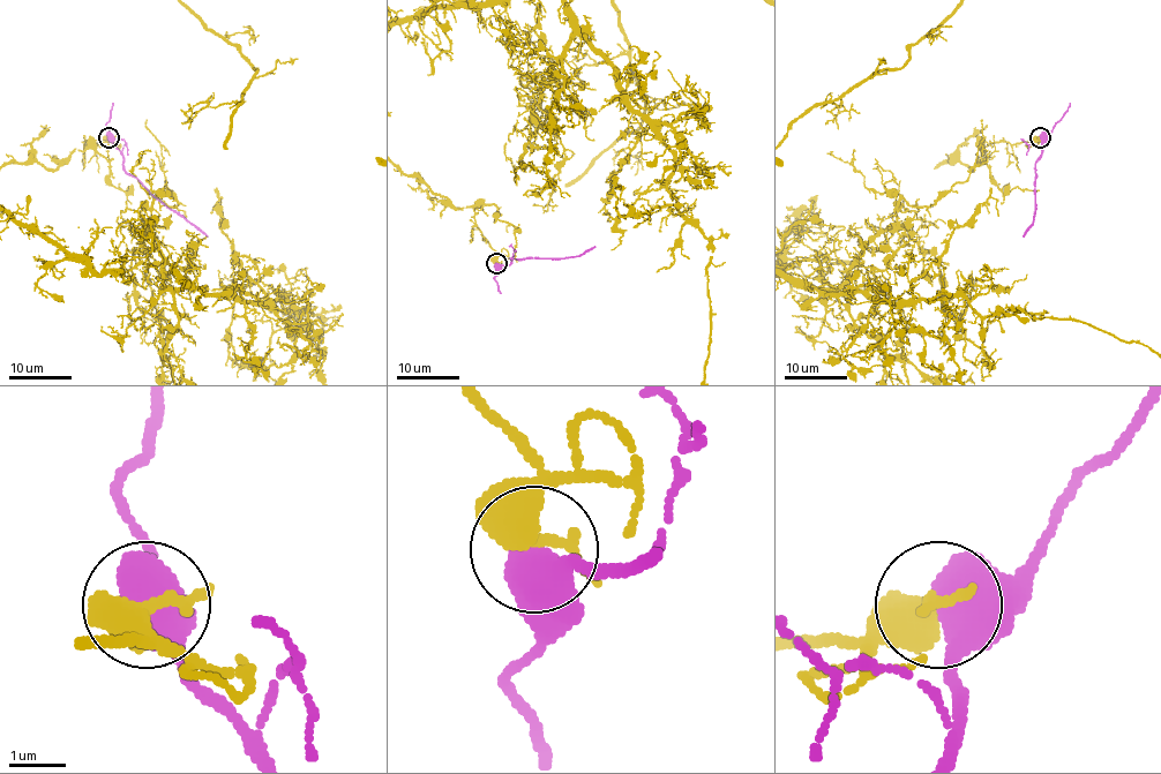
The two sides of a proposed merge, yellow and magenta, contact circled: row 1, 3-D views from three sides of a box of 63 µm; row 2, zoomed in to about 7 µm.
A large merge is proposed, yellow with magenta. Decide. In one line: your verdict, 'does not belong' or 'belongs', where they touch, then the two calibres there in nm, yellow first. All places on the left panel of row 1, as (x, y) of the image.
does not belong | (109, 137) | 440/500 nm

